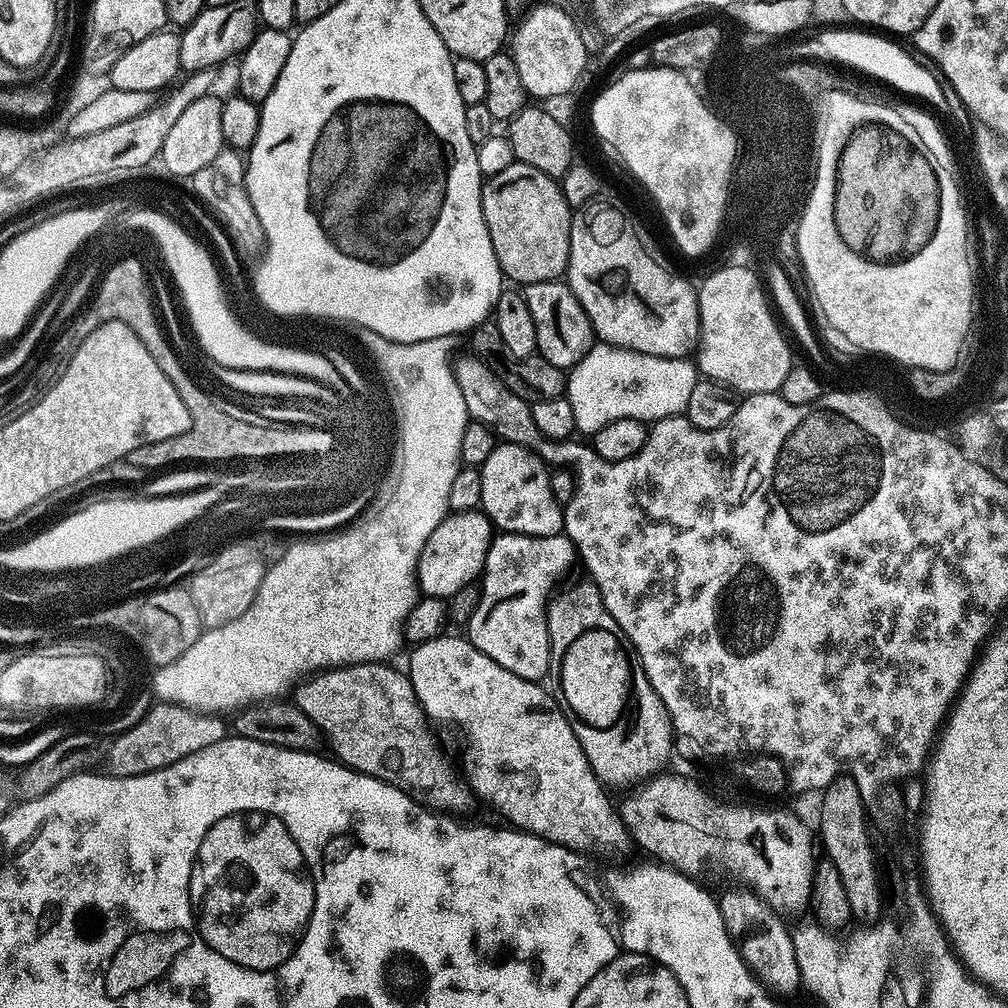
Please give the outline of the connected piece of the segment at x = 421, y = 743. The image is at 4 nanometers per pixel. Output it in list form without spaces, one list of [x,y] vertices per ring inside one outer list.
[[[377,662],[329,668],[299,685],[294,703],[320,727],[339,763],[407,792],[416,803],[437,814],[470,811],[474,793],[467,779],[452,769],[436,745],[433,725],[414,694],[411,680],[403,671],[395,672],[388,666]]]

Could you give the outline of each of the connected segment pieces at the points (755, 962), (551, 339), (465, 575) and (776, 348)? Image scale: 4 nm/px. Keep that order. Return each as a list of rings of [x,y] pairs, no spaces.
[[[740,891],[744,892],[728,892],[718,900],[729,937],[744,936],[738,940],[740,957],[749,973],[759,980],[769,993],[777,997],[794,995],[796,991],[801,991],[802,985],[798,958],[794,958],[794,942],[790,928],[784,925],[787,923],[776,916],[755,892]]]
[[[563,279],[534,282],[523,289],[526,306],[530,306],[530,315],[534,318],[536,352],[546,362],[570,370],[580,361],[594,343],[592,323],[582,310],[582,302],[572,292],[572,288]]]
[[[480,510],[452,512],[426,538],[416,567],[416,581],[424,596],[451,598],[456,591],[473,583],[483,573],[484,563],[494,539],[494,525]]]
[[[724,266],[710,273],[704,285],[699,285],[698,368],[707,379],[726,384],[740,394],[779,392],[782,378],[792,369],[794,357],[776,325],[778,320],[770,307],[765,285],[751,270],[748,266]]]

